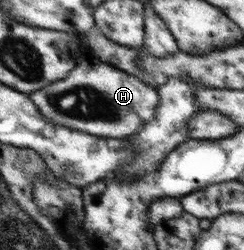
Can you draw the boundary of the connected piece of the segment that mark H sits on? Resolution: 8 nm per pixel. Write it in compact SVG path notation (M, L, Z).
M91 53L68 77L32 92L30 98L38 106L40 114L60 126L74 126L74 130L117 139L140 131L144 123L155 115L160 102L157 89L126 71L102 62Z

